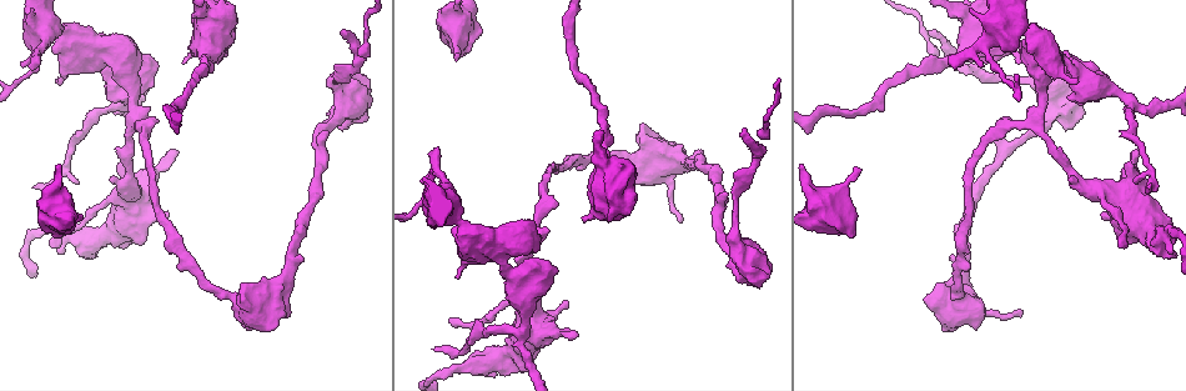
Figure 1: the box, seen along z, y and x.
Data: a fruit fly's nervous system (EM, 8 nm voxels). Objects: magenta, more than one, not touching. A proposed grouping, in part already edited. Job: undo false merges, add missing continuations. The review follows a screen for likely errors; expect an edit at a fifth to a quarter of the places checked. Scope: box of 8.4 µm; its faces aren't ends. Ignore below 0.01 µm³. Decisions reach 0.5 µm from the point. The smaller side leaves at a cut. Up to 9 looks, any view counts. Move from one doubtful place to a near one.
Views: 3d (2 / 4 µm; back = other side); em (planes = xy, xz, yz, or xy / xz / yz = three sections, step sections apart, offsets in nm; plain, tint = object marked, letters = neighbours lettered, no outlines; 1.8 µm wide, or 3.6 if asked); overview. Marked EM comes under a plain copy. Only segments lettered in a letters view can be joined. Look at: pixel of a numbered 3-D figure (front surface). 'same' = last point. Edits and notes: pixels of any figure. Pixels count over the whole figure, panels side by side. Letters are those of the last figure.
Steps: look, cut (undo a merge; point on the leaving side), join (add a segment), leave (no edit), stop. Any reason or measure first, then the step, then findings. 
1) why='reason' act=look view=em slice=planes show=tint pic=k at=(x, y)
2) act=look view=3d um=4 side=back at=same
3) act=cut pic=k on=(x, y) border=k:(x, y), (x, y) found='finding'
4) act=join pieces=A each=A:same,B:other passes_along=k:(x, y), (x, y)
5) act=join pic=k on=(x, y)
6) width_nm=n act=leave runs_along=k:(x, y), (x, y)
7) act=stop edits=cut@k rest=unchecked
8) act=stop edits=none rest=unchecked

why='thick end' act=look view=em slice=planes show=letters pic=1 at=(853, 238)

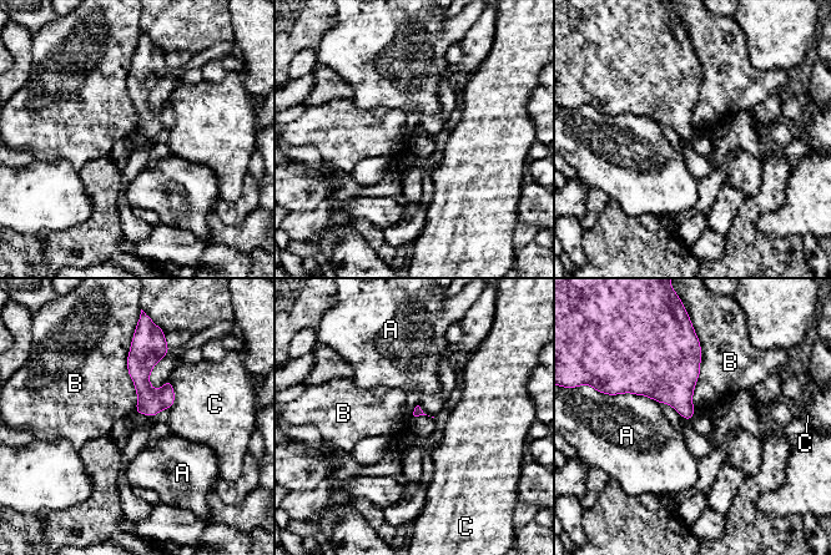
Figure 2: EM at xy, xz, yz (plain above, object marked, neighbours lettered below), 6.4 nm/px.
act=leave each=A:other,B:other,C:other found='no lettered segment goes on from it'

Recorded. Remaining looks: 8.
why='an open end' act=look view=em slice=planes show=letters pic=1 at=(948, 55)

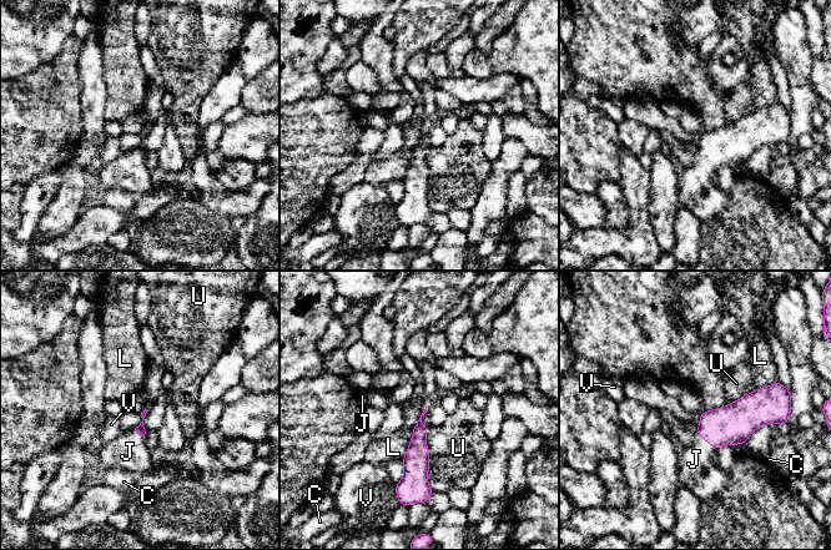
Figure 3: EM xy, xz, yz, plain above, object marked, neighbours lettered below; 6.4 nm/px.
longest_contact=U:420nm act=join pieces=J each=C:other,J:same,L:other,U:other,V:other passes_along=3:(734, 423), (705, 439), (694, 459) found='the neuron continues'

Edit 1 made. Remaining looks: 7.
why='see it whole again' act=look view=overview

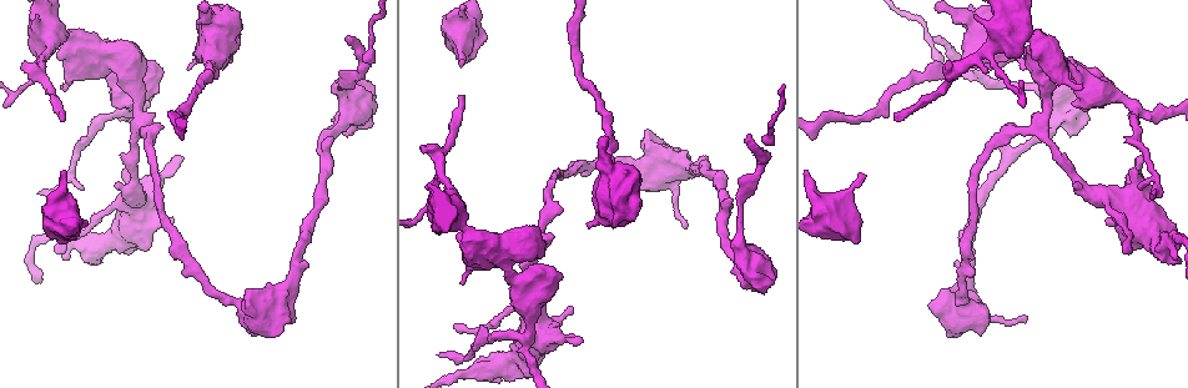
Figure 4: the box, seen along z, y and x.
why='free end' act=look view=em slice=xy step=8 show=letters pic=4 at=(1024, 68)

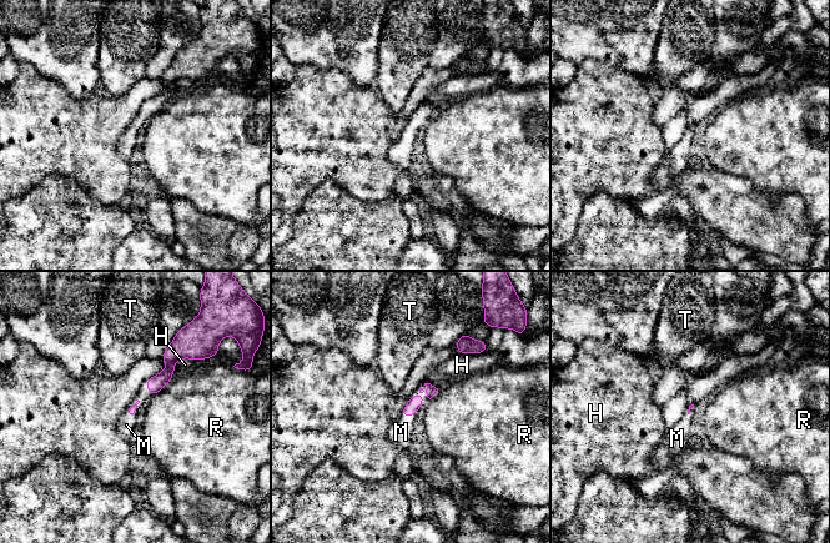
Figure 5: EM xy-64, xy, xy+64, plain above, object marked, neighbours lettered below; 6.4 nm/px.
act=join pieces=M each=H:other,M:same,R:other,T:other passes_along=5:(414, 402), (422, 403), (401, 432) found='the neuron continues'

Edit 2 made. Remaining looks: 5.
why='branch stops here' act=look view=em slice=xz step=8 show=letters pic=4 at=(462, 95)

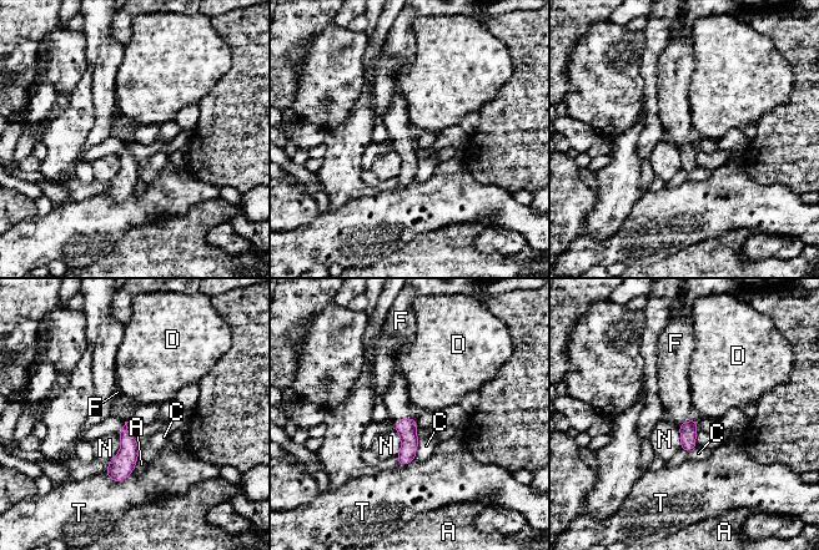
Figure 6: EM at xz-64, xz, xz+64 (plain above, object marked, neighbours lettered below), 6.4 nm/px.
width_nm=90 act=join pieces=F each=A:other,C:other,D:other,F:same,N:other,T:other passes_along=6:(406, 428), (402, 420), (396, 399) found='the neuron continues'

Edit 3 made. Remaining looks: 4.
act=stop edits=join@3,join@5,join@6 rest=unchecked

